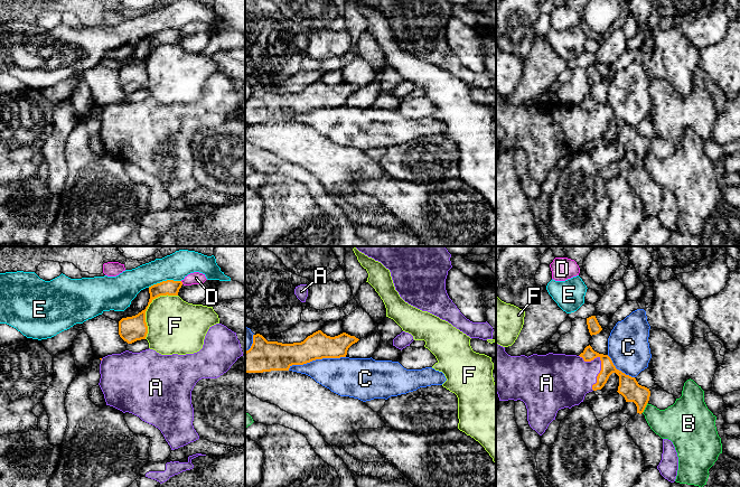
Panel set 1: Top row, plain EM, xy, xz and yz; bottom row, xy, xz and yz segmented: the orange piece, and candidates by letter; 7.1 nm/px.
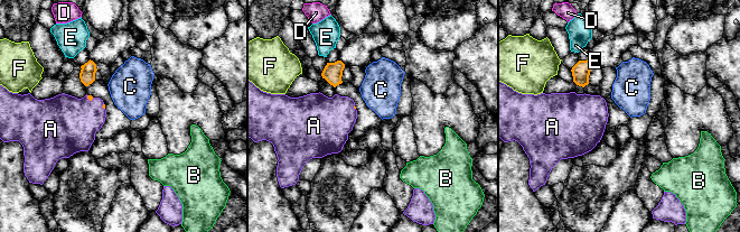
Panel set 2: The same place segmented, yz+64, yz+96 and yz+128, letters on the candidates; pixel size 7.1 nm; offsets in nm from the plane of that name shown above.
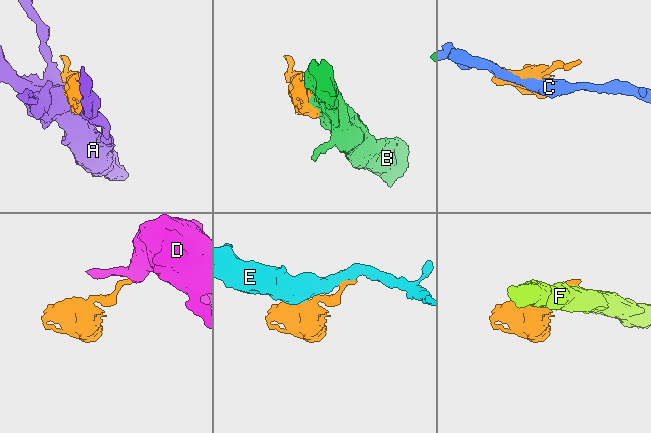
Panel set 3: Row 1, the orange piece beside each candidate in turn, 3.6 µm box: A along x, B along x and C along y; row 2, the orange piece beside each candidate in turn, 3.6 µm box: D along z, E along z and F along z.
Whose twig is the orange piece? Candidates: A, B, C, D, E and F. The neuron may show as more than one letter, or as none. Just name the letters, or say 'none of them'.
A

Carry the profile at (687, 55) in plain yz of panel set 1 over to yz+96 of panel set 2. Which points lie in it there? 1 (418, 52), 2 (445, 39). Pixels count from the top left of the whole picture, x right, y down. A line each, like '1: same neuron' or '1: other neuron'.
1: same neuron
2: other neuron

